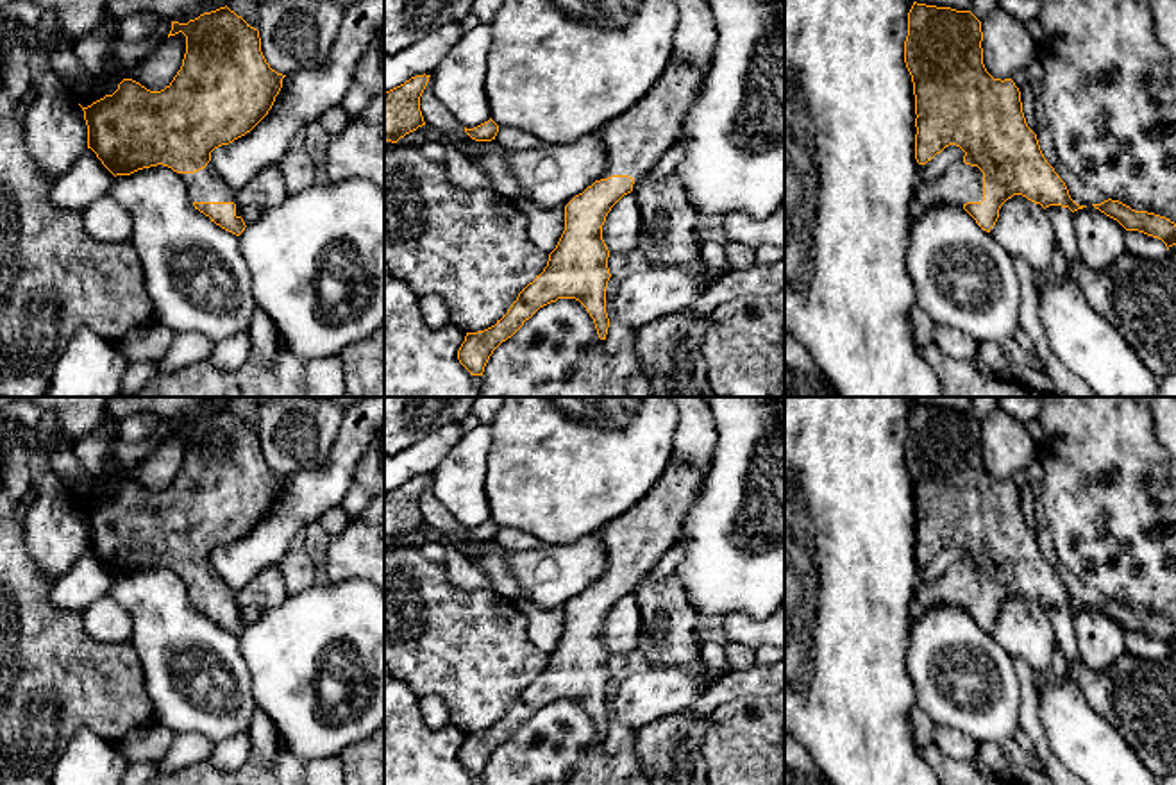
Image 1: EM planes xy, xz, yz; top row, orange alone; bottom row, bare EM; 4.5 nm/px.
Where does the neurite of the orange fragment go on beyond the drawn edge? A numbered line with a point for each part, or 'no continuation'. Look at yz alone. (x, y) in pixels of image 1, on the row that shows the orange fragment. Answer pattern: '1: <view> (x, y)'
1: yz (962, 183)

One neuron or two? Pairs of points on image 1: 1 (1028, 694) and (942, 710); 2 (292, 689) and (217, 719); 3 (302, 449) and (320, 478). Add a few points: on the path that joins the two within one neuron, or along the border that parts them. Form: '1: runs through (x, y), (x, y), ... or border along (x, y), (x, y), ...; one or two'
1: border along (1012, 658), (1019, 685), (1019, 726); two
2: border along (245, 662), (251, 673), (251, 691), (256, 707); two
3: border along (338, 431), (329, 455), (320, 464), (286, 476); two

